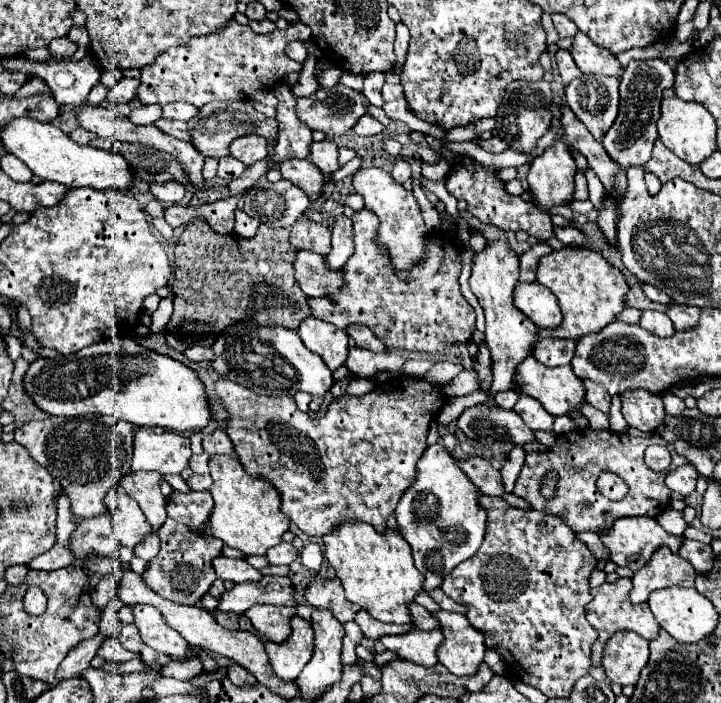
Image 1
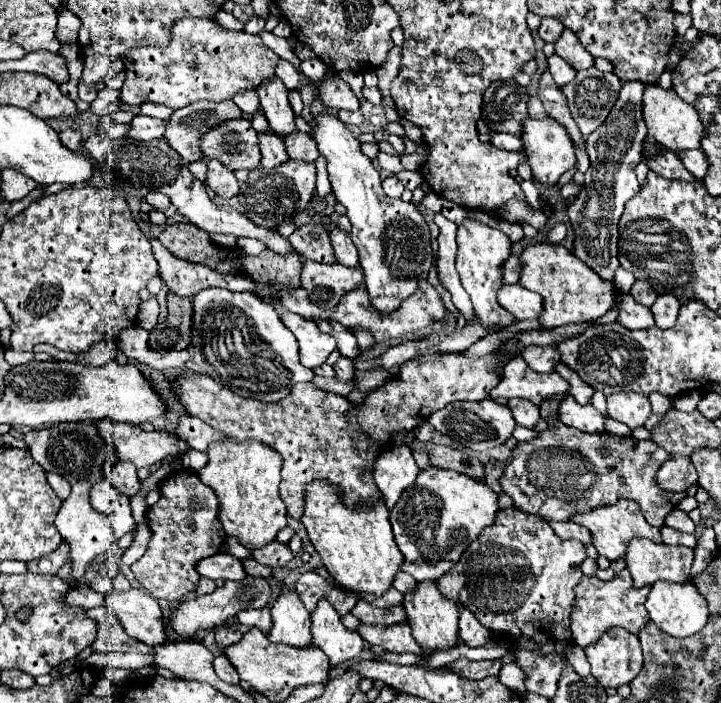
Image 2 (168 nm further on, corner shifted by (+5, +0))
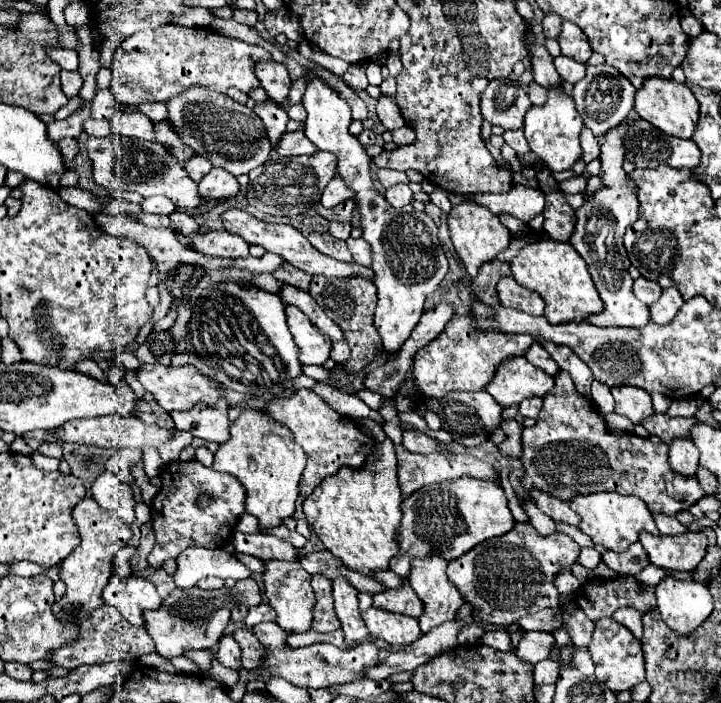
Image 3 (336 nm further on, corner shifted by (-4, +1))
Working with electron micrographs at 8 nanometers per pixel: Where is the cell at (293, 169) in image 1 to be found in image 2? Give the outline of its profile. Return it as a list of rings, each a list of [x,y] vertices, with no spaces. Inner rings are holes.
[[[260,133],[260,151],[262,151],[262,163],[260,167],[264,169],[274,169],[276,165],[288,161],[288,153],[284,149],[284,141],[282,137],[276,137],[276,133]]]

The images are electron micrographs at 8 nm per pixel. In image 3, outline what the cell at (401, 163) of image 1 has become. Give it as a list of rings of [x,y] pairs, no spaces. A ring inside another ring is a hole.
[[[395,184],[395,186],[387,188],[387,192],[385,192],[385,198],[389,200],[389,204],[393,208],[401,208],[401,206],[409,204],[411,196],[413,196],[413,192],[411,192],[409,184]]]

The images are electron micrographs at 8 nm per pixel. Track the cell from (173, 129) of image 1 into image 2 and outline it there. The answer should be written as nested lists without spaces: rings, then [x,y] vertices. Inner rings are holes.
[[[134,115],[130,121],[130,129],[126,137],[134,141],[150,141],[150,139],[160,139],[164,135],[164,121],[162,119],[152,119],[146,115]]]

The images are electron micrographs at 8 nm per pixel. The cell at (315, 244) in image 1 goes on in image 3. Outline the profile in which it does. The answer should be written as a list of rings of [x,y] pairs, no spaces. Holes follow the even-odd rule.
[[[311,232],[307,236],[307,240],[323,254],[341,260],[341,262],[351,262],[351,252],[345,244],[345,240],[337,240],[335,236],[331,236],[329,232]]]

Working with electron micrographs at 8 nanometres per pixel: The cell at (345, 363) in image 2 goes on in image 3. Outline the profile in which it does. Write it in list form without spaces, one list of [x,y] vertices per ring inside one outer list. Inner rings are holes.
[[[335,342],[335,344],[333,344],[331,358],[333,358],[337,364],[347,362],[347,358],[349,358],[349,356],[351,356],[351,348],[347,346],[347,342]]]

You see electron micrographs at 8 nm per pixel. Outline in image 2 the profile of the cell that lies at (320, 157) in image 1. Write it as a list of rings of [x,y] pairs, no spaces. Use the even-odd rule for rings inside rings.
[[[290,133],[290,137],[284,139],[284,147],[290,155],[290,159],[304,159],[304,161],[316,161],[318,159],[318,149],[314,147],[314,141],[308,133]]]

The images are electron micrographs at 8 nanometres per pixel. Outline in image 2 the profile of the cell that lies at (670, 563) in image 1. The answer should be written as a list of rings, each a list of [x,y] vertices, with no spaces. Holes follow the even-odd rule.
[[[632,539],[626,551],[626,569],[634,585],[652,585],[658,579],[684,583],[688,581],[694,549],[670,547],[650,539]]]

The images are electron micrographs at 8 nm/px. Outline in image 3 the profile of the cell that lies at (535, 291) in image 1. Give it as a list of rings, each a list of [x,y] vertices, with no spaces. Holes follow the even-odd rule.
[[[505,278],[501,280],[501,284],[497,284],[497,296],[503,306],[527,312],[531,316],[543,316],[545,312],[545,304],[541,296],[533,290],[519,286],[513,278]]]

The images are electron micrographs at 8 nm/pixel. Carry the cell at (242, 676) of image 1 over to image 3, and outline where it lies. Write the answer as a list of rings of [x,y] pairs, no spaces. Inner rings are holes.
[[[223,636],[219,642],[219,650],[217,650],[217,660],[231,668],[231,670],[241,670],[241,650],[239,644],[233,640],[233,636]]]

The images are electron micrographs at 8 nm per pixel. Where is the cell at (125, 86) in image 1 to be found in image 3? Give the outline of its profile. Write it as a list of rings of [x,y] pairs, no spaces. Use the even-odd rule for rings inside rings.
[[[111,88],[99,90],[97,96],[93,98],[93,118],[97,118],[97,120],[109,120],[119,108],[121,108],[121,104],[115,100]]]

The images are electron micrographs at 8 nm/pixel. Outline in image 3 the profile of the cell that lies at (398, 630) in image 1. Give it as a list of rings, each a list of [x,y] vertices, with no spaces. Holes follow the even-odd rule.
[[[403,582],[401,588],[397,590],[385,590],[381,594],[373,596],[373,606],[379,610],[387,610],[393,614],[405,614],[419,618],[423,612],[423,604],[419,596],[413,592],[409,582]]]

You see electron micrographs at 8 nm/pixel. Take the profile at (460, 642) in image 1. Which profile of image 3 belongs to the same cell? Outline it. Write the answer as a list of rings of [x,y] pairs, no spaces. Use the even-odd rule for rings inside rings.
[[[431,556],[425,560],[413,560],[409,584],[423,602],[423,614],[419,626],[423,634],[443,622],[457,620],[457,610],[463,606],[461,592],[449,582],[445,574],[445,560]]]

